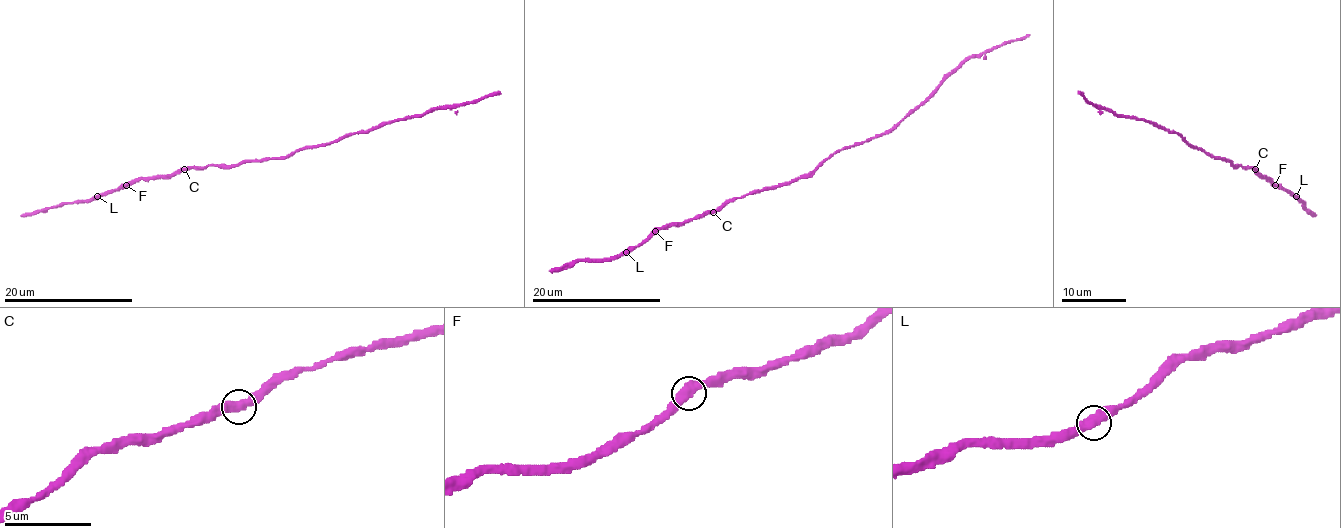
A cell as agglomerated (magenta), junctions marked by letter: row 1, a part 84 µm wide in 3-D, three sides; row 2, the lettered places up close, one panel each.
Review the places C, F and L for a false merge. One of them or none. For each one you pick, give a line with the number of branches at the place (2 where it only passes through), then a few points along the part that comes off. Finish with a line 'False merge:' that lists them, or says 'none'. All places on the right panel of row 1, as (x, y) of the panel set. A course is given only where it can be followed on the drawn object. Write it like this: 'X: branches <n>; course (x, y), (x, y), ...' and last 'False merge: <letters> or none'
False merge: none

